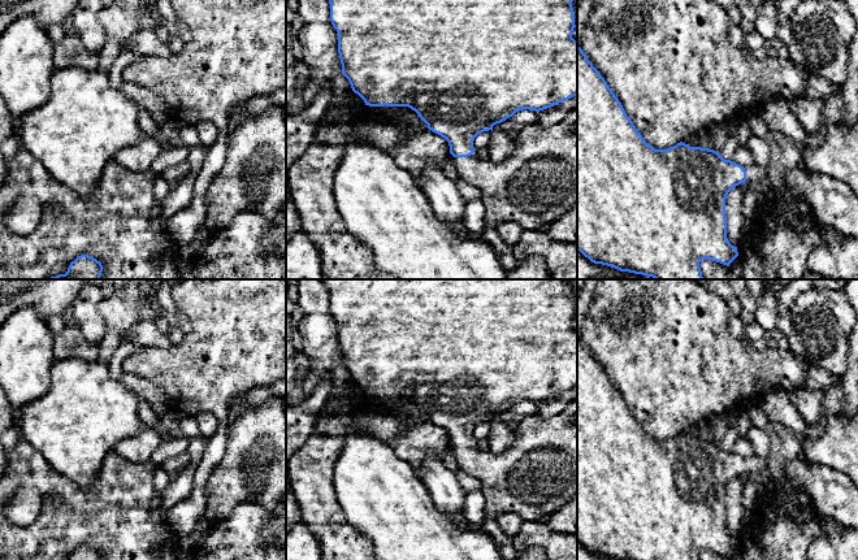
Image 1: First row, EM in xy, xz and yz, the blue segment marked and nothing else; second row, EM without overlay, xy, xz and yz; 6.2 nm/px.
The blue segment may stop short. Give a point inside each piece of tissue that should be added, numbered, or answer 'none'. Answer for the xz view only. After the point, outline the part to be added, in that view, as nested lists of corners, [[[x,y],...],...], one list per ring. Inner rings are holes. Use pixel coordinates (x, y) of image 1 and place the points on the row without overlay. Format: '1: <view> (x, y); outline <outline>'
1: xz (536, 476); outline [[[577,399],[549,418],[525,416],[504,452],[481,451],[473,443],[468,448],[454,448],[454,455],[459,470],[481,482],[488,518],[516,513],[523,521],[543,521],[577,494]]]

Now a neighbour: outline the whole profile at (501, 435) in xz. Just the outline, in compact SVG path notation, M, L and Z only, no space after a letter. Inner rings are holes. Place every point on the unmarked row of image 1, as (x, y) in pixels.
M493 421L489 433L489 451L494 453L504 452L515 438L516 431L510 424Z

